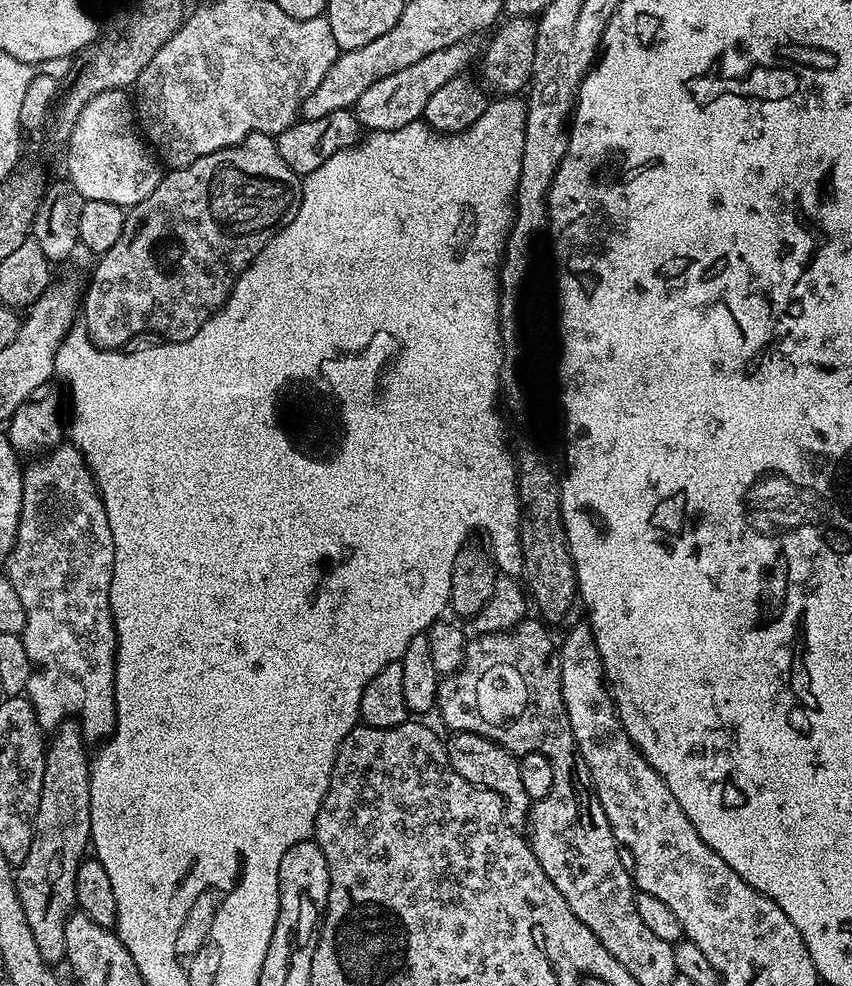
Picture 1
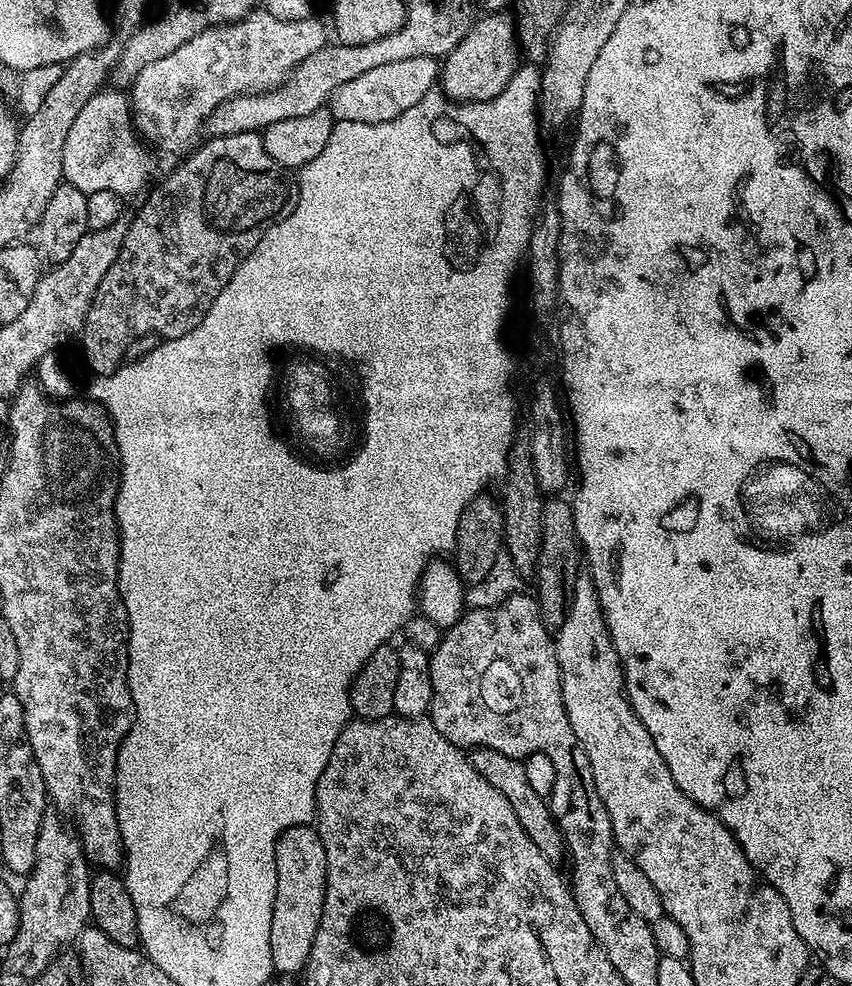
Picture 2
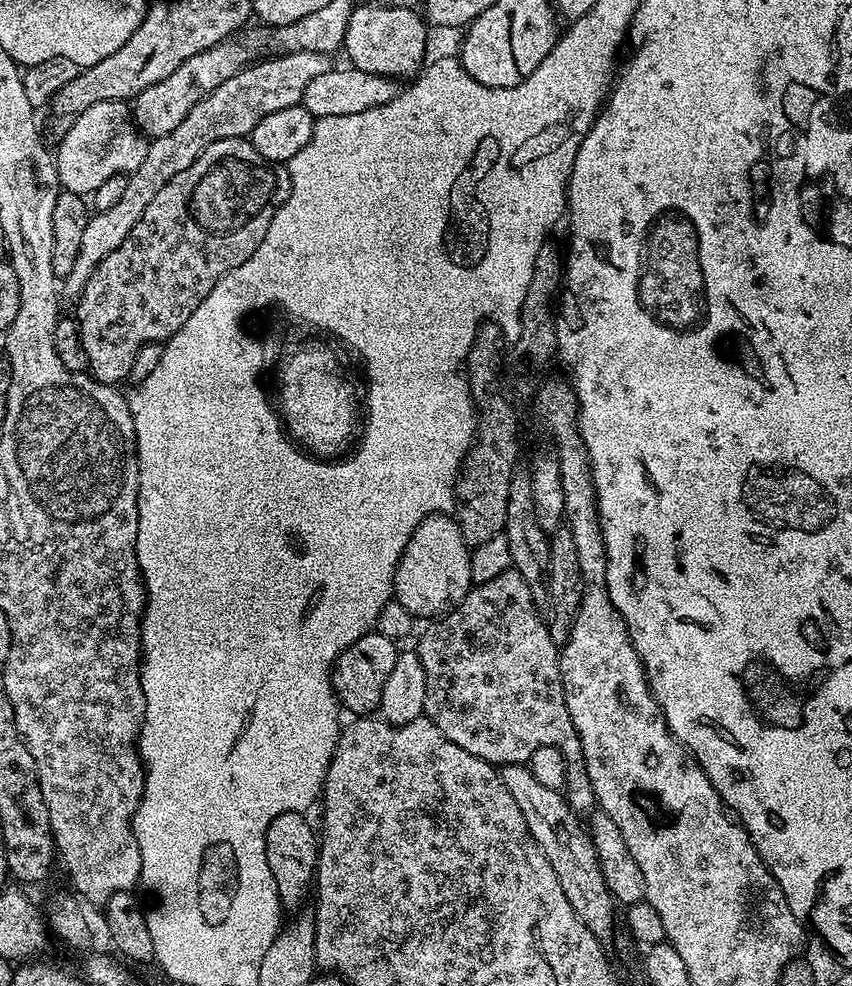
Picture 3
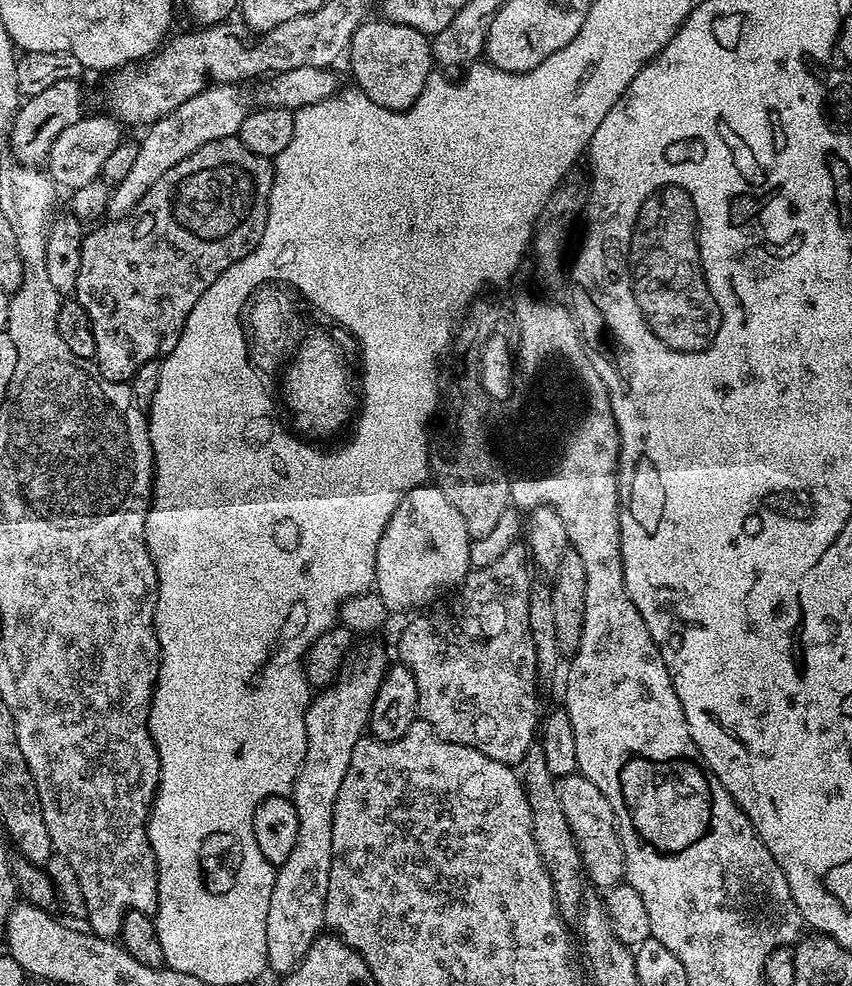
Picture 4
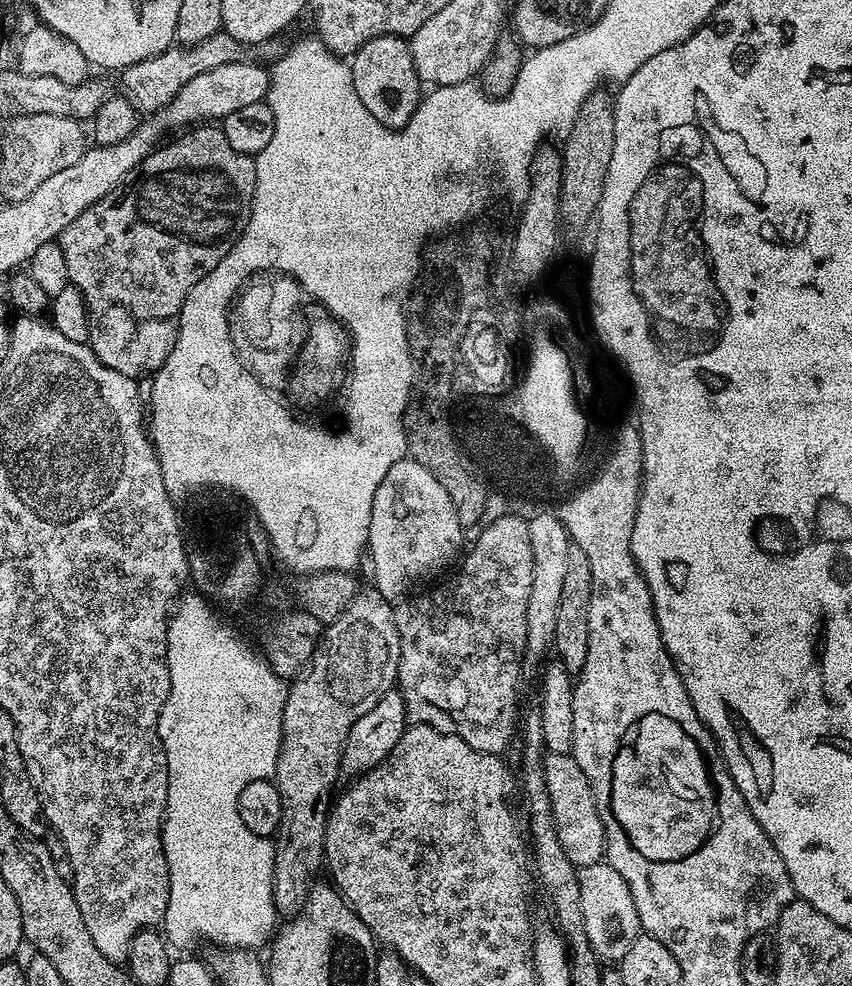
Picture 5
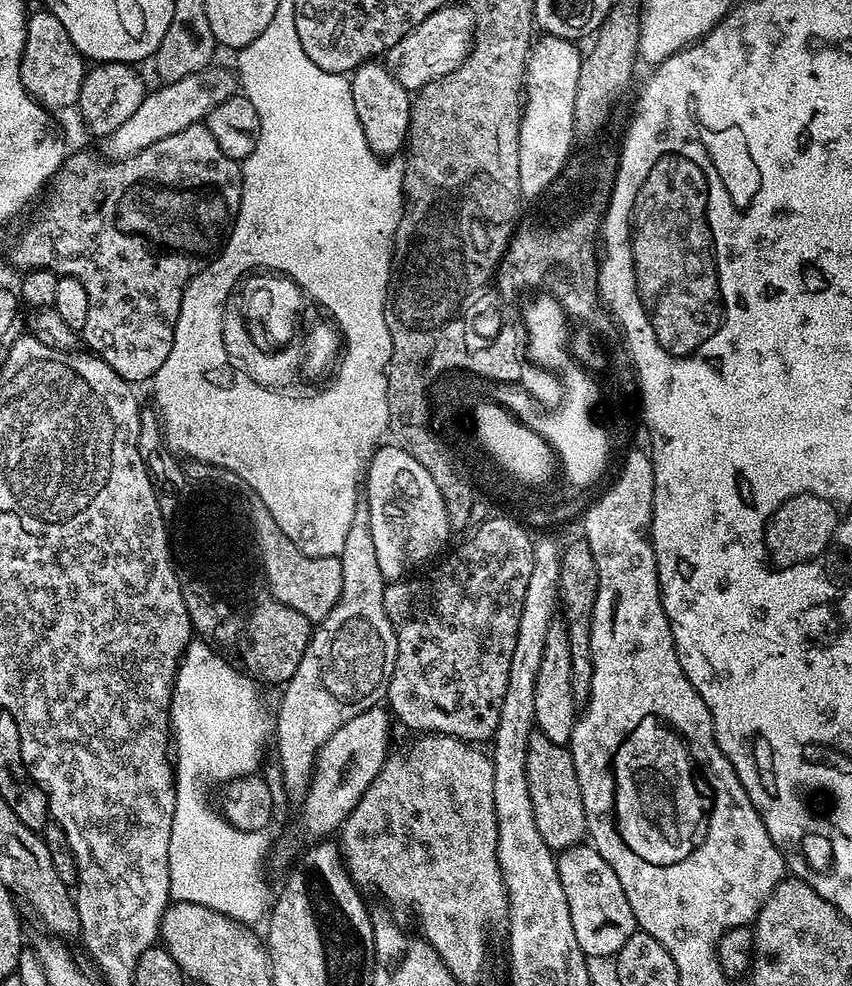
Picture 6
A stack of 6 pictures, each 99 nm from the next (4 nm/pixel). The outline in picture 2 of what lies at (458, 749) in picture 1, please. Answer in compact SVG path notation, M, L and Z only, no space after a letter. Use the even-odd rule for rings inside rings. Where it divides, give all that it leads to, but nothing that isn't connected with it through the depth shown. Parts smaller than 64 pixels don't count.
M489 748L471 749L470 759L474 770L478 770L478 774L482 774L482 778L486 778L486 782L490 782L490 786L494 786L494 790L498 790L498 794L502 794L506 802L510 802L510 806L514 806L514 814L518 814L518 822L522 830L526 830L534 846L538 846L538 850L542 850L542 854L546 854L548 860L560 862L561 859L563 861L566 856L564 836L560 832L556 817L552 815L549 801L531 788L526 778L523 760L516 760L506 754L498 754L498 750Z

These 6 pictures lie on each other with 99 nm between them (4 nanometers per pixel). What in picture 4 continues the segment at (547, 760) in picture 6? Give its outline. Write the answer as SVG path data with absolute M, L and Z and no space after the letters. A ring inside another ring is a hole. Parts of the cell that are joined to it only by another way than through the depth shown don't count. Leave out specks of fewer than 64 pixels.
M579 774L563 777L559 781L558 791L562 814L566 814L566 822L574 834L585 877L591 882L593 880L600 890L613 888L624 880L624 851L618 838L614 810L610 810L606 794L602 794L602 790L598 790L598 786L590 782L590 778Z

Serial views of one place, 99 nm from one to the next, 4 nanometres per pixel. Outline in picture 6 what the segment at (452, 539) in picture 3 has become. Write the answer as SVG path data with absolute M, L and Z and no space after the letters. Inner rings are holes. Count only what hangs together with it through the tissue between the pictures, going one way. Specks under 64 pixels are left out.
M377 447L367 461L366 480L367 476L370 534L374 538L378 570L382 570L385 581L399 580L445 551L444 543L450 535L446 506L426 466L410 458L404 448Z

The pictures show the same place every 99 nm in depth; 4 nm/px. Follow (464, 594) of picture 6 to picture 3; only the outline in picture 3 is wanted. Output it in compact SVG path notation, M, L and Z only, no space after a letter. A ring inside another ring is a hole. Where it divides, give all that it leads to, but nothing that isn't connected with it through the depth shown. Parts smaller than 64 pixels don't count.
M507 570L484 584L476 584L458 607L433 619L429 623L432 625L421 634L420 641L414 644L422 670L426 670L424 715L446 734L446 738L450 738L450 742L454 742L454 746L462 746L462 750L493 766L527 762L538 746L554 746L566 761L566 782L562 791L568 805L577 814L591 813L596 795L586 770L578 730L574 730L566 706L560 653L550 638L545 617L539 614L525 579L515 570Z

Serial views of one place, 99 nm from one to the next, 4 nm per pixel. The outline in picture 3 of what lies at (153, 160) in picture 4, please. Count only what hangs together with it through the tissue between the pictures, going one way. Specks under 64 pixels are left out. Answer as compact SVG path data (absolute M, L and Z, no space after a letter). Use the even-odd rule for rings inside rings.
M291 52L285 56L270 56L257 59L241 68L234 78L226 78L222 86L218 86L170 134L157 136L149 143L146 158L142 158L142 166L134 170L126 182L126 190L110 210L102 210L89 215L86 230L82 233L82 247L78 249L78 258L68 276L63 277L62 288L72 298L79 297L80 291L86 286L90 274L108 257L126 242L130 230L138 226L138 218L146 214L146 206L154 202L154 194L174 178L174 174L182 174L198 154L219 140L226 138L251 137L254 126L266 118L266 114L275 114L278 110L286 110L290 106L301 103L306 94L306 86L318 78L318 74L326 74L334 67L328 56L313 52Z

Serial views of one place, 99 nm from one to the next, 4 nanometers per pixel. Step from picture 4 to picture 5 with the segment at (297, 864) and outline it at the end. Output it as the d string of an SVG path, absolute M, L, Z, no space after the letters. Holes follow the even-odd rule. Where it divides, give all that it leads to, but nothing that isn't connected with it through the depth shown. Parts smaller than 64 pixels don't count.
M369 586L355 593L340 613L338 618L327 621L323 629L320 643L312 656L312 663L303 669L299 678L291 681L286 706L284 707L284 737L280 747L280 761L276 763L274 783L276 791L282 798L282 818L280 819L279 841L276 849L276 865L272 879L272 897L276 903L276 911L281 917L295 917L301 911L314 881L316 871L322 868L324 859L324 830L328 827L330 800L328 787L332 784L332 776L328 767L337 763L342 752L342 745L348 731L374 706L380 699L393 691L400 661L400 639L396 623L392 617L394 608L384 601L385 593L375 586Z

